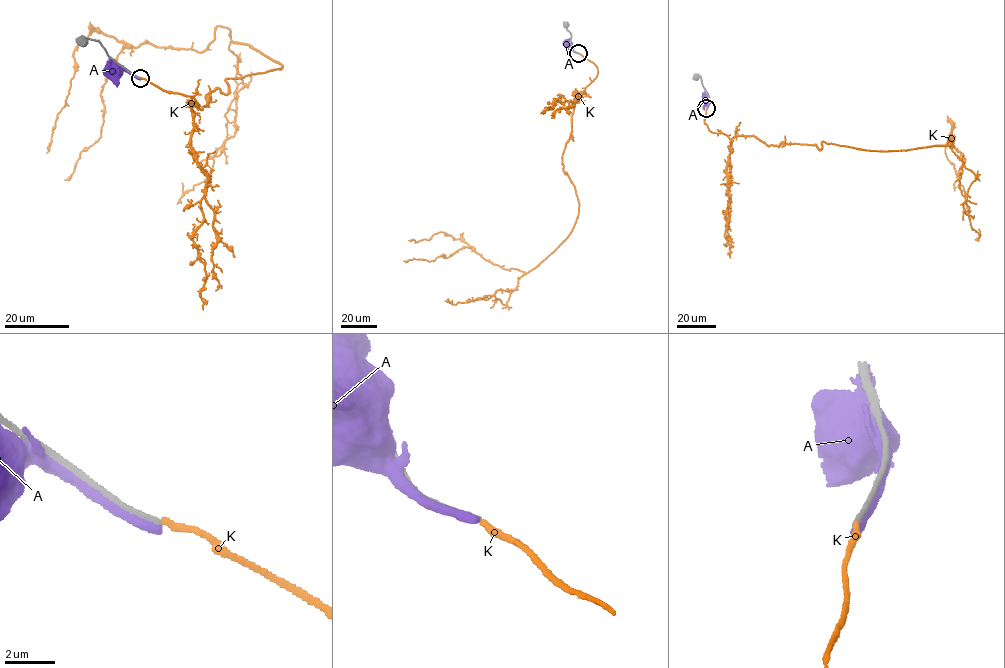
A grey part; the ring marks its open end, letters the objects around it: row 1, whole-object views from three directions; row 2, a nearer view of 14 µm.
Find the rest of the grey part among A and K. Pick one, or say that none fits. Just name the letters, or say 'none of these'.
none of these

